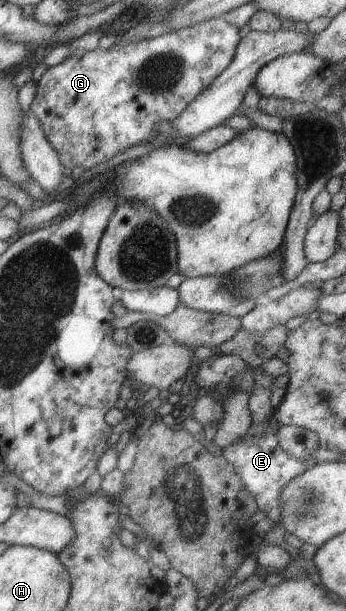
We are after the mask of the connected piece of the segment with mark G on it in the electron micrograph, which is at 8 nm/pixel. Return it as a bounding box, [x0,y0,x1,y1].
[30,16,241,173]

